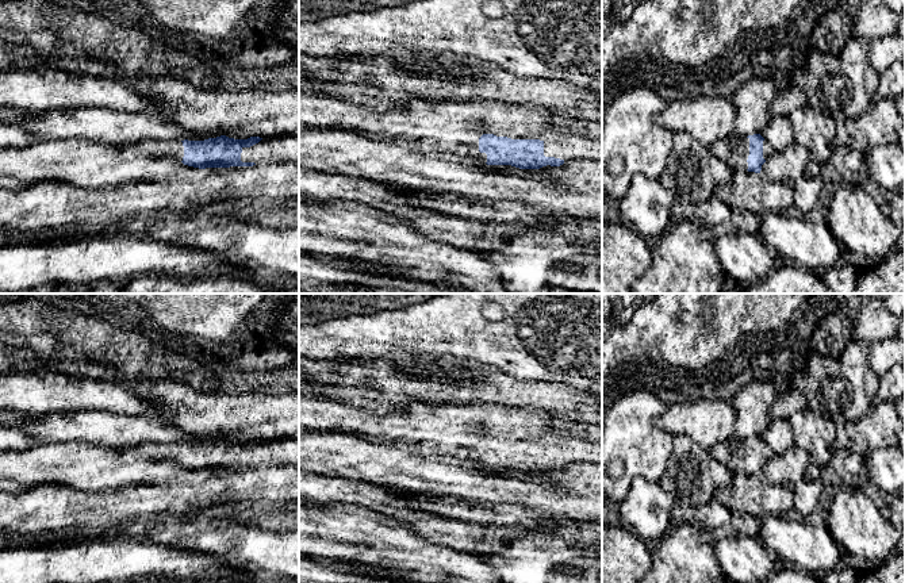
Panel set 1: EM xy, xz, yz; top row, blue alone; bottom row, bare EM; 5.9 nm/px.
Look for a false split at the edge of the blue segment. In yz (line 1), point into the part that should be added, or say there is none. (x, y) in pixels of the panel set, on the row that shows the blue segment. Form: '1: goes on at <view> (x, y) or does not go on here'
1: goes on at yz (733, 150)

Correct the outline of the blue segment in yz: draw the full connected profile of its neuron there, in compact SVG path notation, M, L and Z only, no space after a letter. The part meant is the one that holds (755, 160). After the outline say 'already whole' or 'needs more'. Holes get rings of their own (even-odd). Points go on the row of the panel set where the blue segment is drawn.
M733 133L712 145L710 151L733 170L760 173L762 165L775 150L760 134L740 137Z; needs more

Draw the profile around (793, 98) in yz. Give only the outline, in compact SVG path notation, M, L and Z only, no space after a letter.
M791 85L785 91L779 91L776 99L770 107L772 116L787 116L797 108L802 108L809 104L808 95L797 85Z

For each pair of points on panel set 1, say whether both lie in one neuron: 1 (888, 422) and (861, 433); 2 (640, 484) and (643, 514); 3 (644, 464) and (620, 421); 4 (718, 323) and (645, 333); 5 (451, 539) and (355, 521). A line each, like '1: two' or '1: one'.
1: one
2: one
3: one
4: one
5: two

